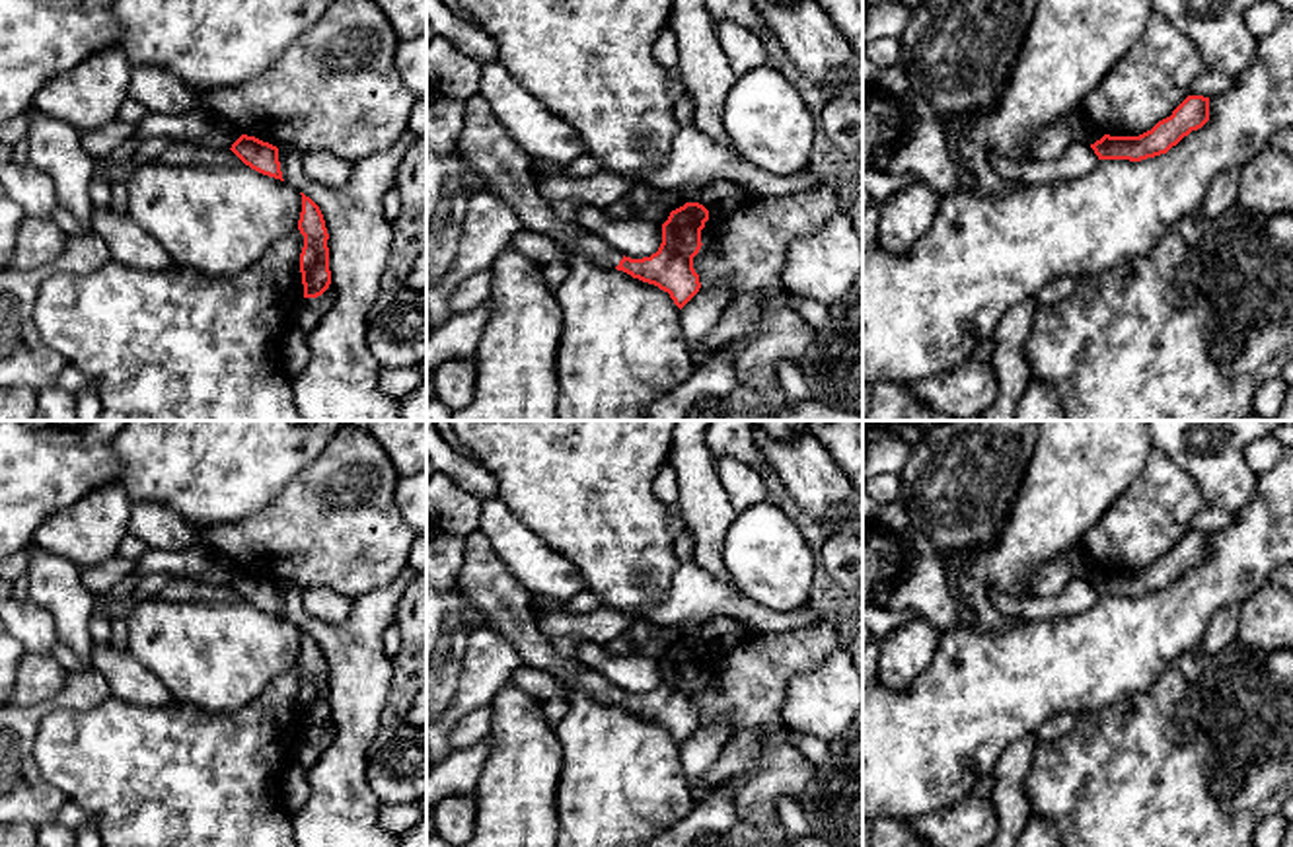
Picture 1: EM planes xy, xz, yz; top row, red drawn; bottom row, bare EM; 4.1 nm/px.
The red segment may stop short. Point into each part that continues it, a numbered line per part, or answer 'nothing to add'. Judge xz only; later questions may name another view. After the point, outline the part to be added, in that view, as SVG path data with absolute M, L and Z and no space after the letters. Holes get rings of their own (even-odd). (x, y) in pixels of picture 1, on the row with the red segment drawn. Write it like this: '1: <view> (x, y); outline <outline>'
1: xz (485, 147); outline M479 95L465 99L465 117L458 140L460 158L479 173L487 187L506 201L524 228L561 243L569 253L586 255L594 265L615 269L623 255L600 236L584 230L574 220L563 222L551 204L537 193L537 175L530 169L530 158L512 140Z

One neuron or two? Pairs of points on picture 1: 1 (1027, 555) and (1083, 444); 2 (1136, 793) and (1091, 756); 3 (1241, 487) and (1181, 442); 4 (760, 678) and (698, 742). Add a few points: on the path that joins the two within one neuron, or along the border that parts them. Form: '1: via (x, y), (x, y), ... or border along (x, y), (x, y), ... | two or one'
1: via (1038, 528), (1077, 472) | one
2: via (1124, 787), (1103, 768) | one
3: via (1225, 474), (1196, 444) | one
4: border along (701, 725), (723, 719), (733, 733) | two

